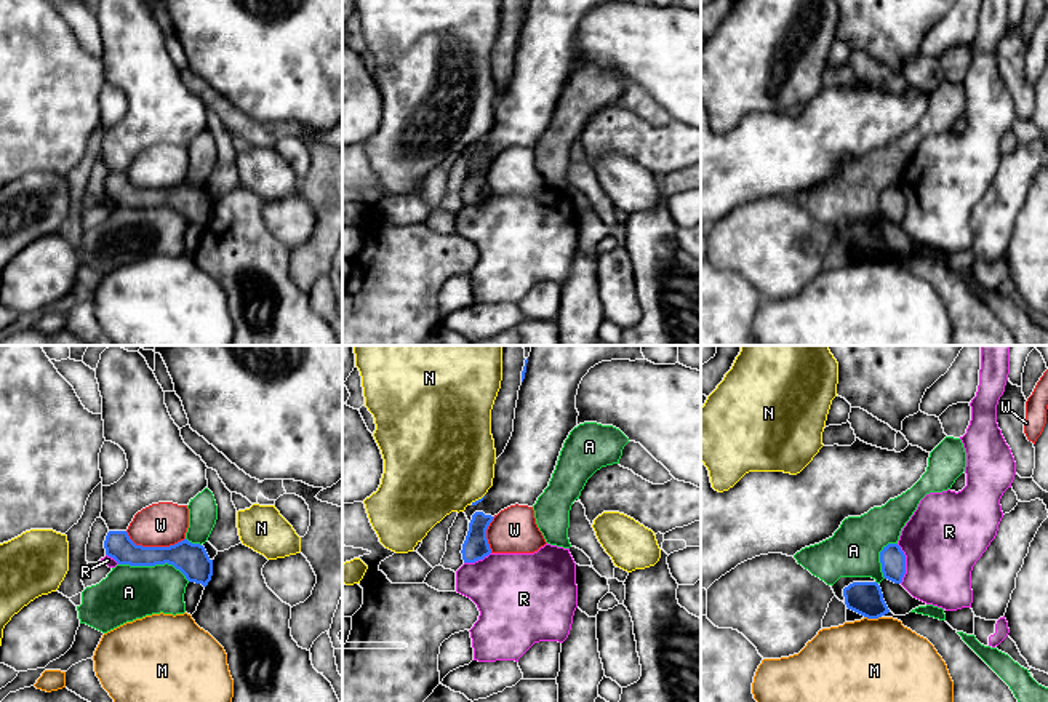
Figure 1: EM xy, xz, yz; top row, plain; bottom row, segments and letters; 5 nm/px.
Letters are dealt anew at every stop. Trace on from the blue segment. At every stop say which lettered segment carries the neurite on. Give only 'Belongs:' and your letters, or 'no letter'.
Belongs: no letter

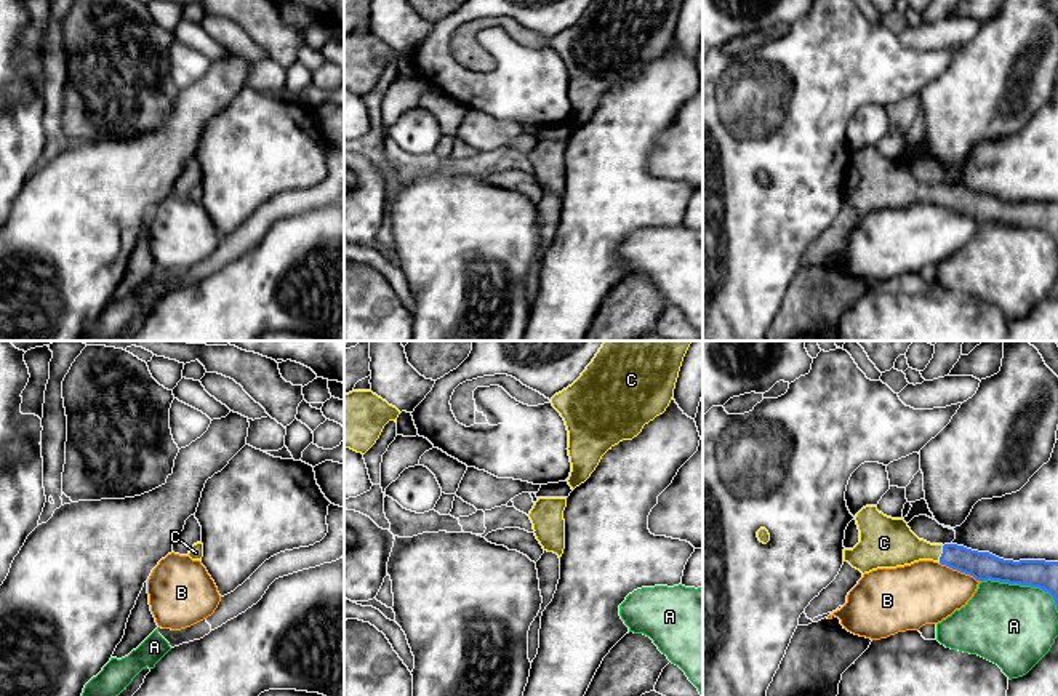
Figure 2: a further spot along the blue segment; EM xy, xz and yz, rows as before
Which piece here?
Belongs: C

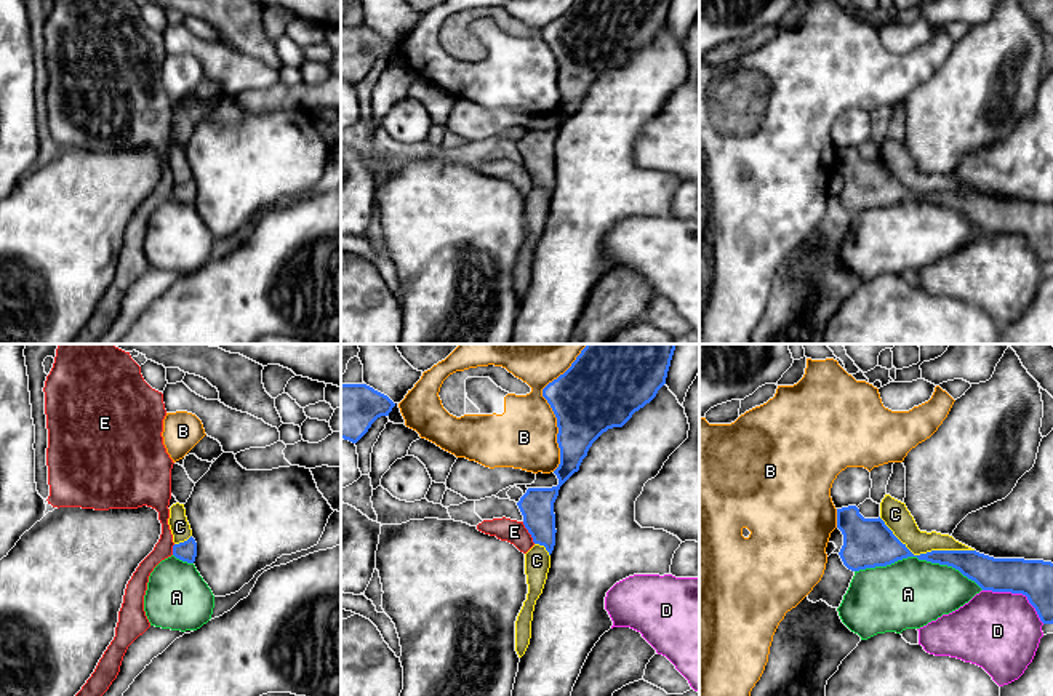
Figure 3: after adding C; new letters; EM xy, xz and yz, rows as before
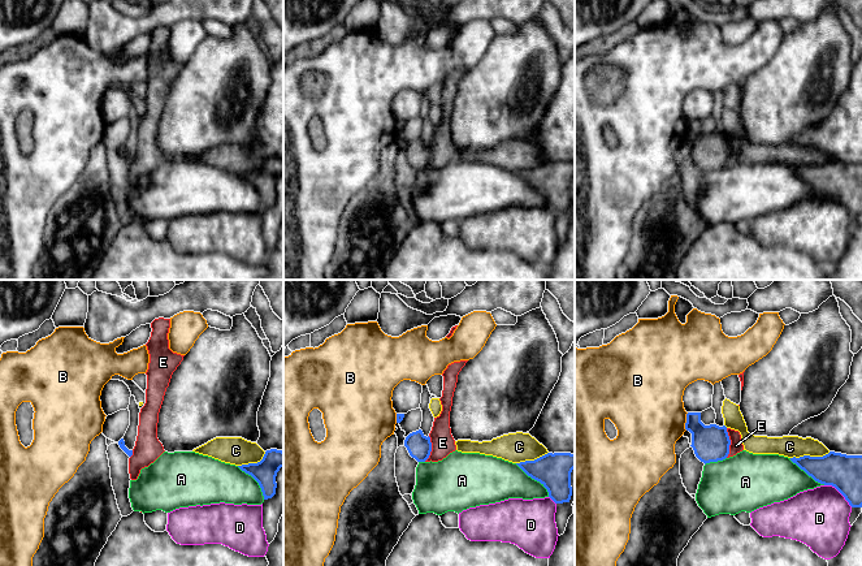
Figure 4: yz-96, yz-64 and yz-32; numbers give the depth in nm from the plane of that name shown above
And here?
Belongs: E

